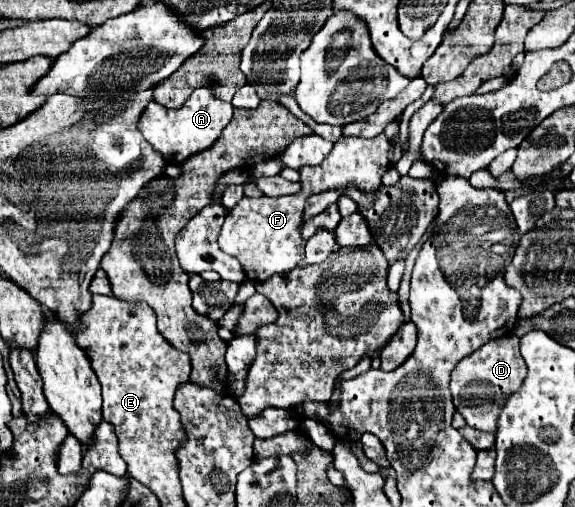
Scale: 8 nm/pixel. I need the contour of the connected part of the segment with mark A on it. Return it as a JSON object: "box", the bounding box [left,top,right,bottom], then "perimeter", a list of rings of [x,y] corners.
{"box":[138,88,234,164],"perimeter":[[[196,88],[190,94],[190,98],[184,102],[184,106],[176,110],[164,108],[162,104],[152,100],[140,116],[138,130],[142,132],[146,142],[164,156],[166,162],[182,164],[192,154],[210,148],[218,140],[218,136],[222,134],[222,128],[226,128],[226,124],[232,118],[232,110],[234,106],[230,102],[222,102],[208,88]]]}

